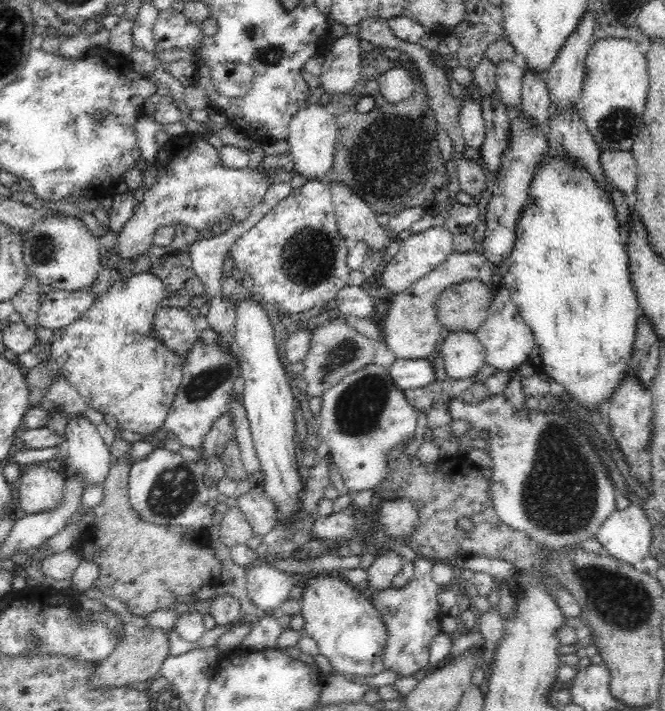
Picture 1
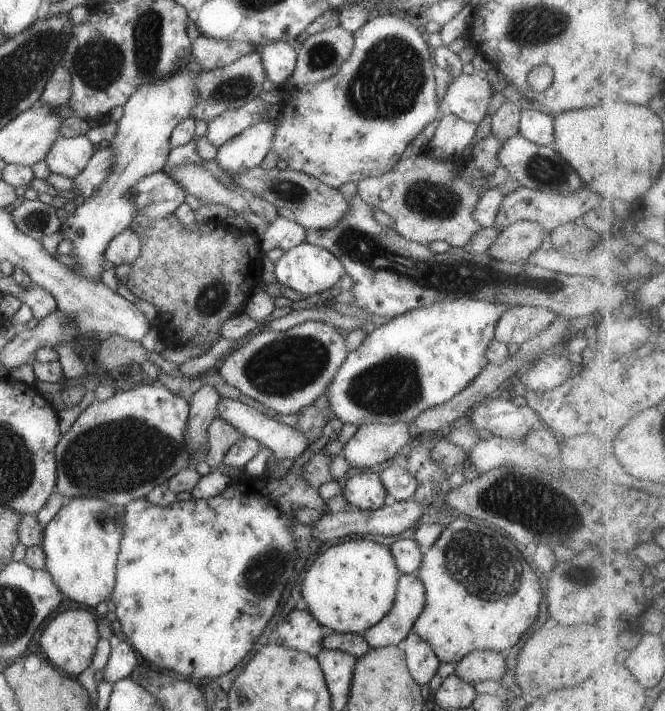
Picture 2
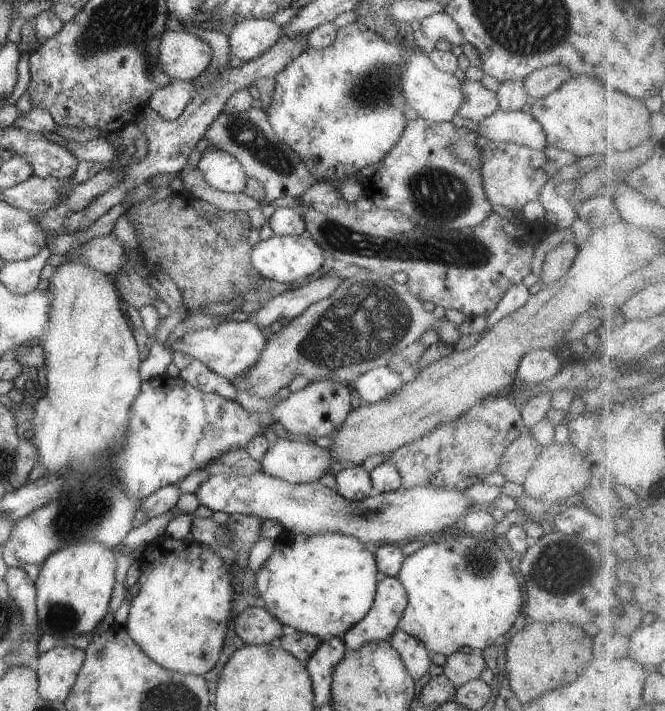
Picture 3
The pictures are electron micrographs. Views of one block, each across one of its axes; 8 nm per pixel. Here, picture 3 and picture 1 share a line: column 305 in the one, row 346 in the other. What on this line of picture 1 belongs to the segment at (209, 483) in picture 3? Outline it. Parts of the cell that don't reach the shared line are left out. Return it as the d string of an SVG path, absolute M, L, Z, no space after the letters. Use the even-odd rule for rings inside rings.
M504 286L494 290L489 314L475 333L484 345L485 363L494 366L498 371L516 369L520 364L524 364L529 360L535 346L535 338L531 328L522 318L518 307L510 298L509 290Z

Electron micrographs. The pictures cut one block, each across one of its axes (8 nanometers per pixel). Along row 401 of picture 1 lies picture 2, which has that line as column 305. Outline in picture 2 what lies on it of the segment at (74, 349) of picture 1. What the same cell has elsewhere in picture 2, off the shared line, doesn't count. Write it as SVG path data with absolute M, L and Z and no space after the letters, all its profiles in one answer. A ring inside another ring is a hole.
M380 13L372 20L366 21L362 28L353 32L354 36L354 50L350 54L350 58L338 68L338 72L328 78L328 80L322 80L318 84L306 84L291 92L290 98L282 100L280 105L280 124L275 125L274 142L272 142L271 150L274 150L274 154L282 160L286 160L288 168L296 170L298 172L304 172L310 174L314 178L328 184L332 188L338 189L342 185L348 182L358 182L364 178L372 178L374 176L380 176L384 173L390 172L394 168L395 164L400 160L400 156L403 156L404 150L408 148L408 144L411 144L412 140L415 140L416 136L424 130L424 128L434 122L437 118L440 118L443 113L440 107L442 105L438 102L438 96L436 94L436 85L434 81L434 69L436 65L433 60L432 47L428 45L427 40L424 40L420 29L416 26L406 22L402 15L393 13L392 16L386 13Z

